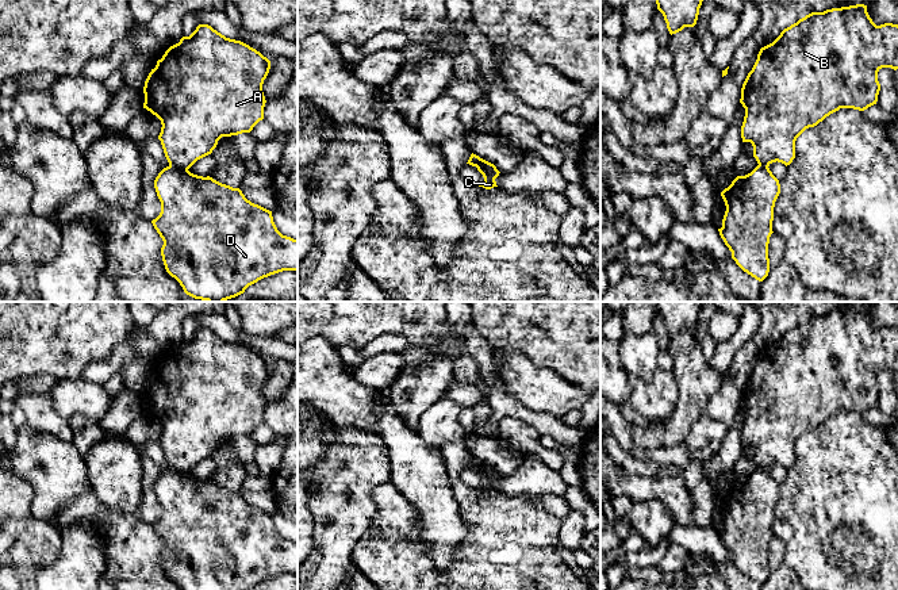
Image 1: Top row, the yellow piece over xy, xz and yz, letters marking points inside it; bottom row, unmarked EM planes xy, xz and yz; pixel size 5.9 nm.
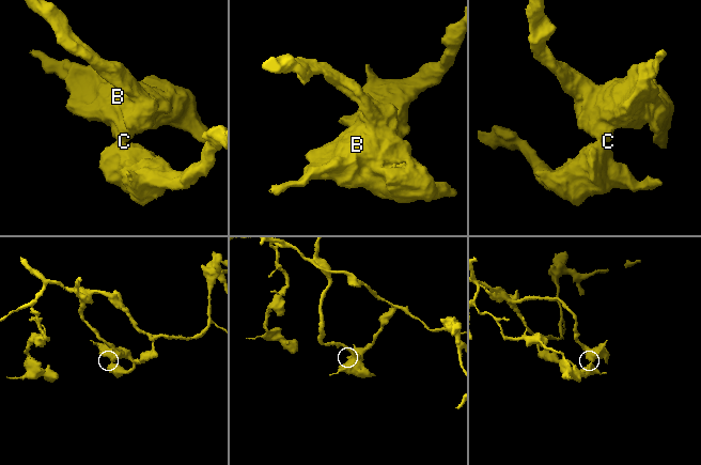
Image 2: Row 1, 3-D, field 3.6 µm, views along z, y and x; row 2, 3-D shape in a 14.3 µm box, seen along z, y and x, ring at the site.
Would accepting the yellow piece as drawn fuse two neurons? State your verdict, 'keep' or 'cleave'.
cleave

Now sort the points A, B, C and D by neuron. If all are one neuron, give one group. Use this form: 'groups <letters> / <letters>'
groups A B C / D

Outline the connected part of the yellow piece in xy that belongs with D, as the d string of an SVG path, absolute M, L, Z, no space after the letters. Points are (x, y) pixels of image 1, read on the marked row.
M170 165L158 173L154 188L161 212L151 223L164 241L162 261L187 295L224 302L264 277L298 271L298 240L283 235L272 211L247 200L239 188Z

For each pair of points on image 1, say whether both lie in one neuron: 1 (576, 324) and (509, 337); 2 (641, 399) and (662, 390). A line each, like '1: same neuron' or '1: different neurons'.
1: same neuron
2: same neuron

